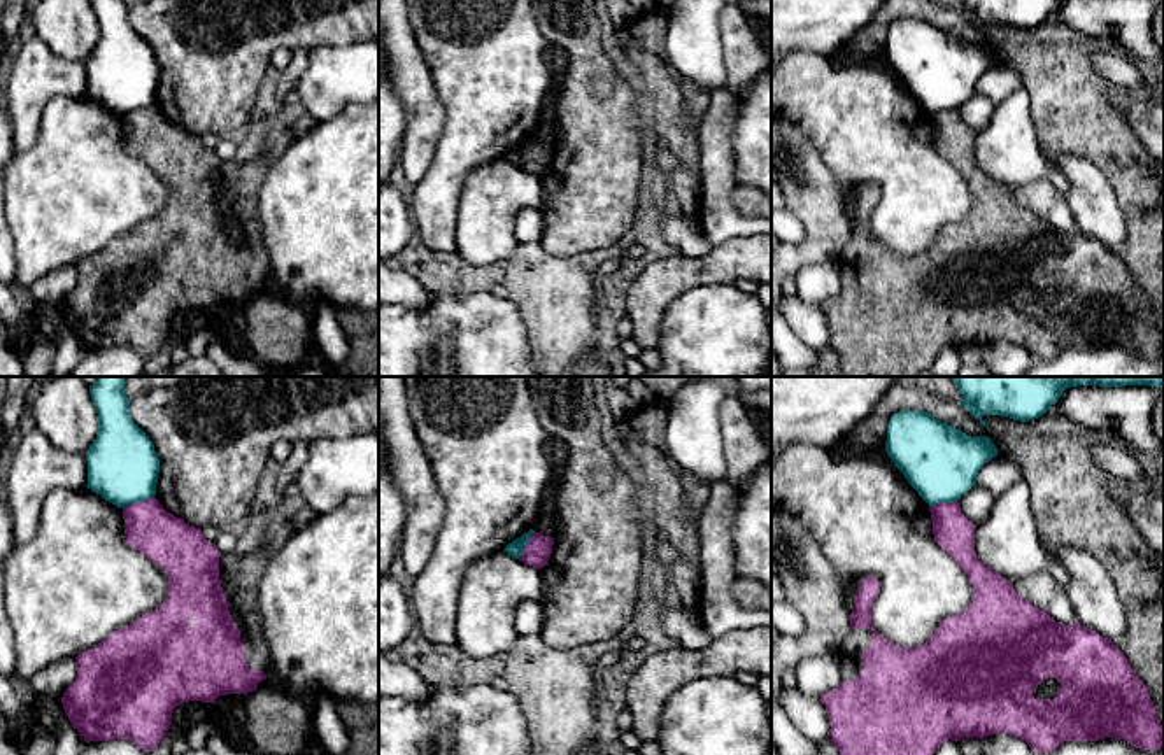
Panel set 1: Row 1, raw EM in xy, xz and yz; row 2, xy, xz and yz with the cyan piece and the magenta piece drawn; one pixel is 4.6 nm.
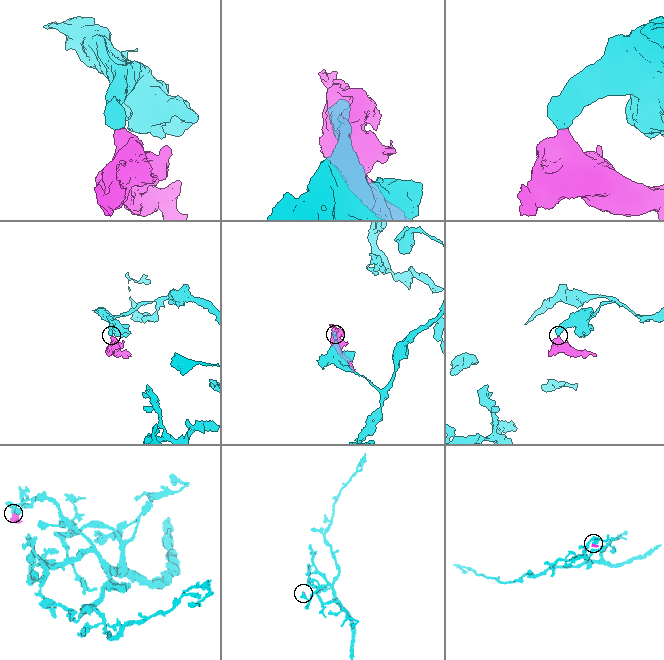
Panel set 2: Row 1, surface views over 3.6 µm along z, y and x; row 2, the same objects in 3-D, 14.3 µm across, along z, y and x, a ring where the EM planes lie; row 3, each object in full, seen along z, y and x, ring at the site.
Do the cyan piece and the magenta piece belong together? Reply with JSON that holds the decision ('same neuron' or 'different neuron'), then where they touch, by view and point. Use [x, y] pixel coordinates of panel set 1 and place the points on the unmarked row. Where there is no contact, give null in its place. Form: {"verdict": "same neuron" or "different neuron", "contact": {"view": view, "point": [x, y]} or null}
{"verdict": "different neuron", "contact": {"view": "xy", "point": [137, 109]}}

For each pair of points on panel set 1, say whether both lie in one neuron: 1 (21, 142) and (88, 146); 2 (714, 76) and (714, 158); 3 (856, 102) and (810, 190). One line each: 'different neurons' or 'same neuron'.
1: different neurons
2: different neurons
3: different neurons

